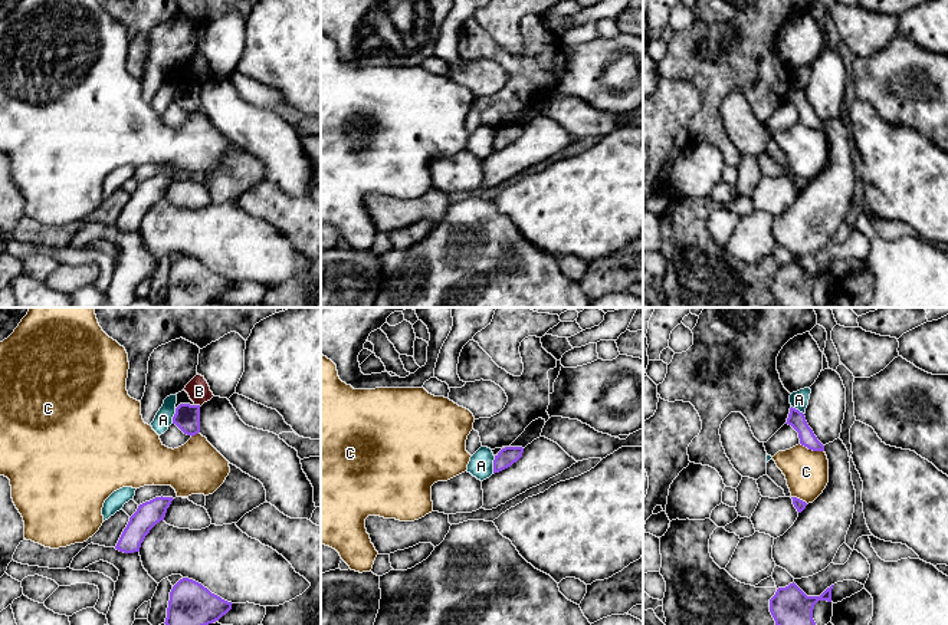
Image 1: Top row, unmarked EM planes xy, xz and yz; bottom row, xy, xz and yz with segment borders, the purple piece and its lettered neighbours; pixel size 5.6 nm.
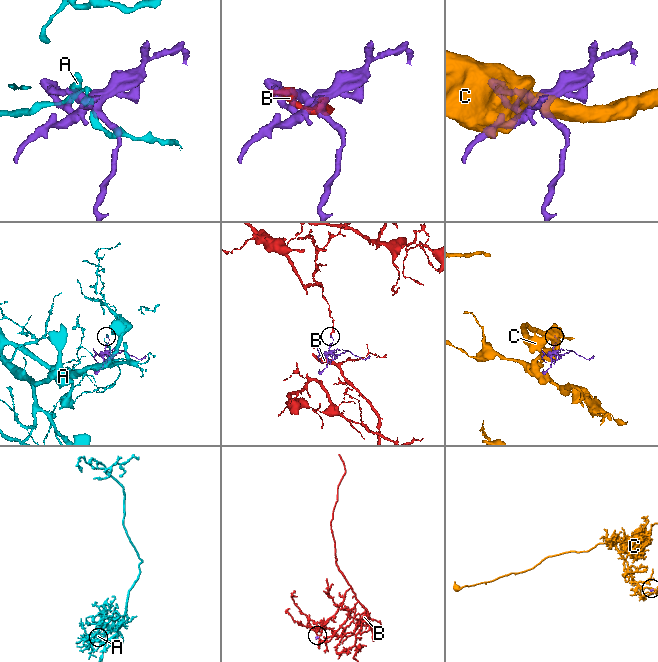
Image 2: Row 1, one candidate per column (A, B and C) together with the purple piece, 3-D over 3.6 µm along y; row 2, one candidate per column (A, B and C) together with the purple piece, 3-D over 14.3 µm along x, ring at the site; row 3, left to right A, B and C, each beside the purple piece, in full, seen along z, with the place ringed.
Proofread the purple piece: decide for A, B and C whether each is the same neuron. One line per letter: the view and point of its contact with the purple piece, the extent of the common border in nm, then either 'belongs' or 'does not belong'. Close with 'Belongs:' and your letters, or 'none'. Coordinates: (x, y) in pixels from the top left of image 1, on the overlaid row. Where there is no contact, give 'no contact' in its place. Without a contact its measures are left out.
A: contact xz (494, 464); length 110 nm; does not belong
B: contact xy (197, 405); length 40 nm; does not belong
C: contact yz (812, 448); length 140 nm; does not belong
Belongs: none

